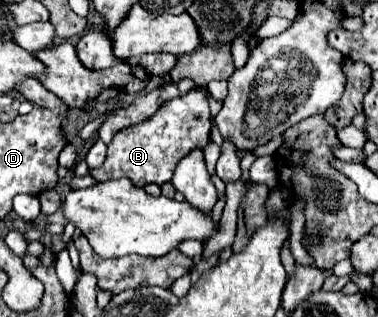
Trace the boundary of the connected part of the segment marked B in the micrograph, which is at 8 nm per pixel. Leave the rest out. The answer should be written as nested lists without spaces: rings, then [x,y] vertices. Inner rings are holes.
[[[191,90],[185,96],[167,100],[159,106],[159,110],[149,116],[147,120],[139,122],[137,126],[129,126],[119,130],[111,144],[107,146],[105,162],[89,170],[89,174],[97,182],[113,180],[113,178],[129,178],[137,188],[147,184],[163,186],[171,180],[177,162],[195,148],[205,148],[209,142],[211,130],[211,114],[209,114],[209,100],[203,90]]]

